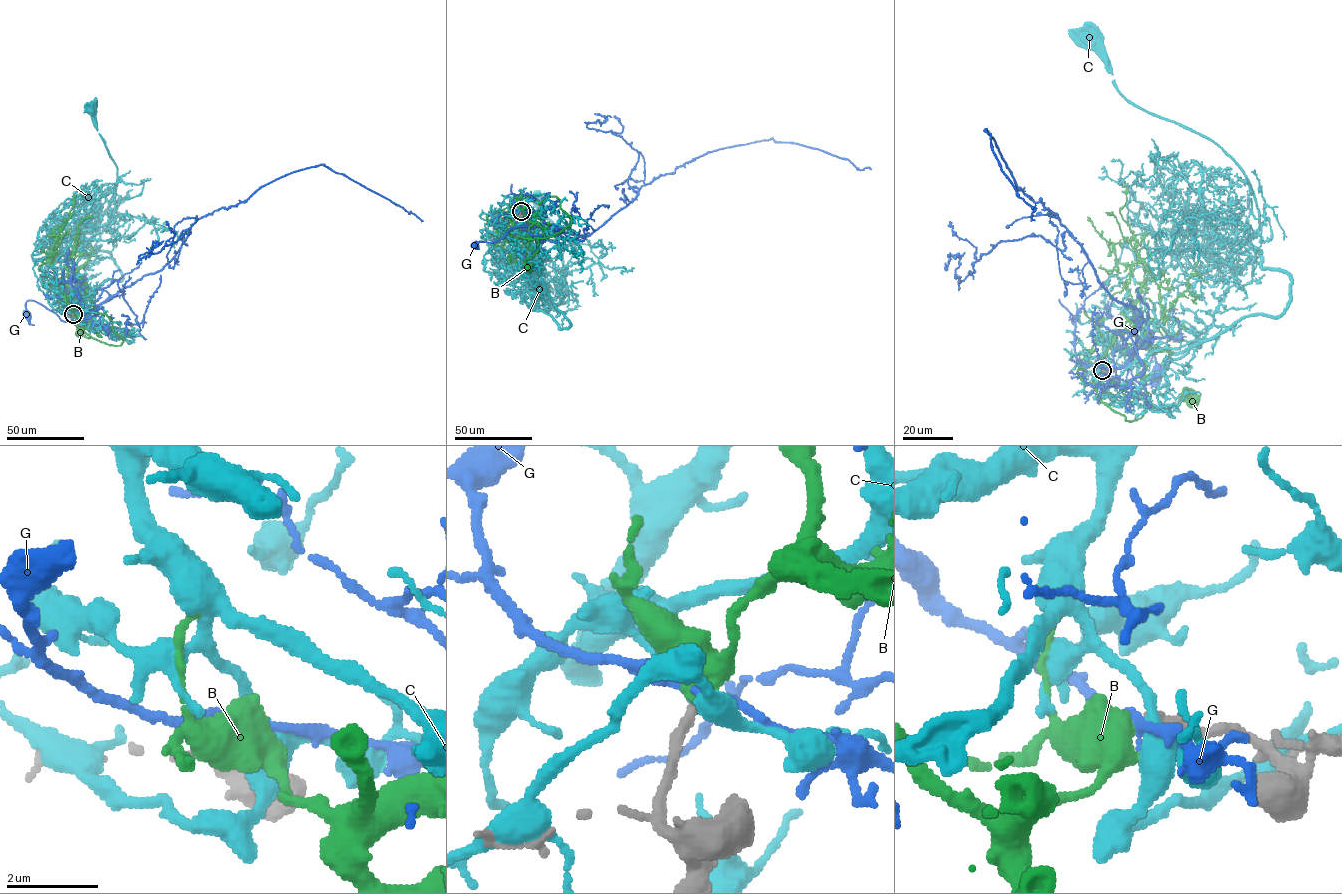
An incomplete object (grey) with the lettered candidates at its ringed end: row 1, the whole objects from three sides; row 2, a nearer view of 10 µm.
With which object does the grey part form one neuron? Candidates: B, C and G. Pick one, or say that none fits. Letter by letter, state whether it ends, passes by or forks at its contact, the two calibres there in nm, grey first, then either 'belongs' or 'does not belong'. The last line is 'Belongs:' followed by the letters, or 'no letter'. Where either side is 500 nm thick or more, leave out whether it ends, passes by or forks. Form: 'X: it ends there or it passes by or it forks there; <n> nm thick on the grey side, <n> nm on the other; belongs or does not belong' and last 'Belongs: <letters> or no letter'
B: it ends there; 280 nm thick on the grey side, 480 nm on the other; does not belong
C: it forks there; 280 nm thick on the grey side, 320 nm on the other; does not belong
G: it passes by; 240 nm thick on the grey side, 200 nm on the other; does not belong
Belongs: no letter

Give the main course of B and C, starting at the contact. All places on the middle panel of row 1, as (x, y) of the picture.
B: (521, 211), (530, 198), (556, 196), (571, 219), (560, 232), (538, 238), (538, 250), (525, 259), (526, 267)
C: (521, 211), (501, 227), (534, 268), (535, 293), (518, 291), (551, 308), (563, 300), (565, 271), (538, 202)

